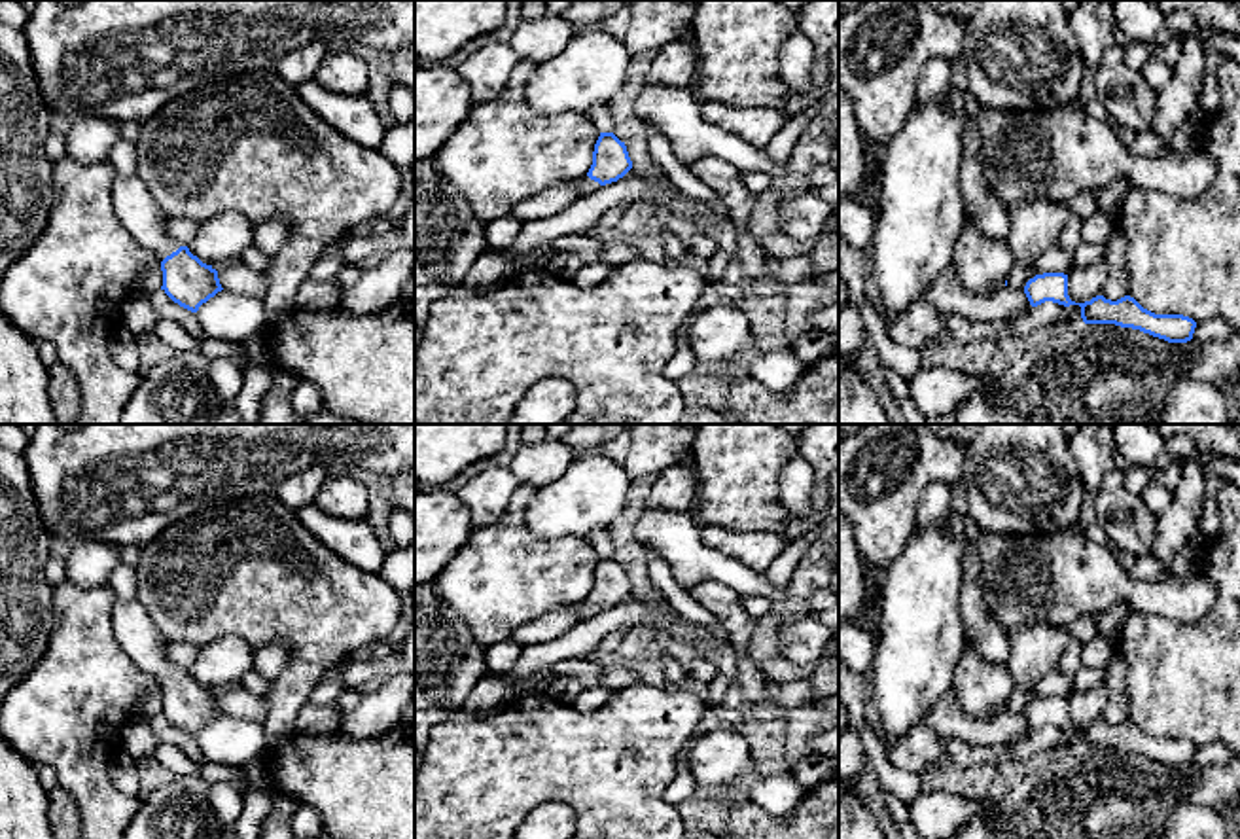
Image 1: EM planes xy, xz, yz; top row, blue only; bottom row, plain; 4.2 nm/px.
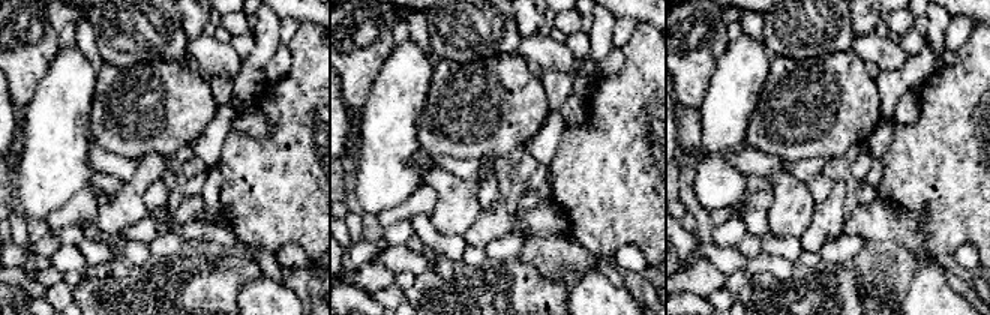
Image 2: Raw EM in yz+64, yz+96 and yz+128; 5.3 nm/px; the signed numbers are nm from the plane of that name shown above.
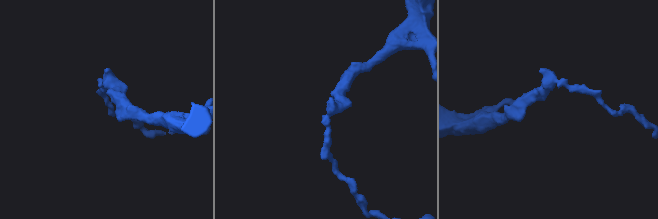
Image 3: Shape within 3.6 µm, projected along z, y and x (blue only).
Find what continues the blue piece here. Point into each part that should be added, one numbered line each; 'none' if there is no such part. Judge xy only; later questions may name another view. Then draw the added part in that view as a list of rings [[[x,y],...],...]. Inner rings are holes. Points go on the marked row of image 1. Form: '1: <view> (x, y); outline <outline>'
1: xy (137, 209); outline [[[138,174],[117,176],[112,187],[112,201],[119,222],[142,248],[165,259],[182,246],[167,235],[167,216]]]

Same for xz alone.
1: xz (585, 184); outline [[[581,176],[579,178],[579,197],[581,195],[587,195],[587,193],[593,193],[600,187],[598,182],[591,180],[589,176]]]

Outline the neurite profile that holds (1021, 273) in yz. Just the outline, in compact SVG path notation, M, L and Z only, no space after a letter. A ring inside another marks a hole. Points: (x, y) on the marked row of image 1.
M1017 261L1007 278L1007 288L1024 292L1026 282L1034 277L1036 277L1036 271L1032 261L1026 261L1026 263Z

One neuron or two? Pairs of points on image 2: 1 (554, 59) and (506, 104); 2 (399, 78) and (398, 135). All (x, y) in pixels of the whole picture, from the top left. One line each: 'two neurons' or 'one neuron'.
1: two neurons
2: one neuron

